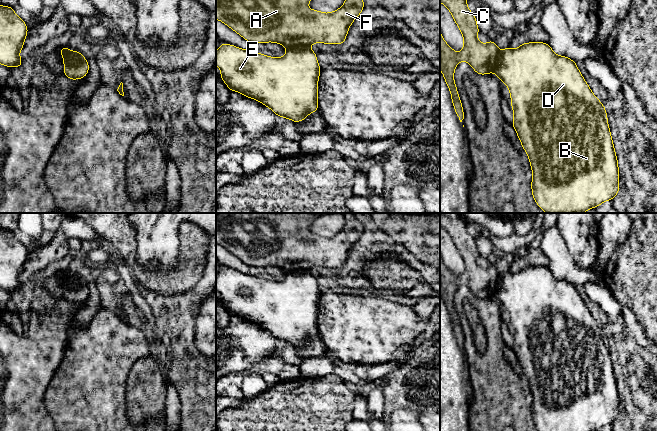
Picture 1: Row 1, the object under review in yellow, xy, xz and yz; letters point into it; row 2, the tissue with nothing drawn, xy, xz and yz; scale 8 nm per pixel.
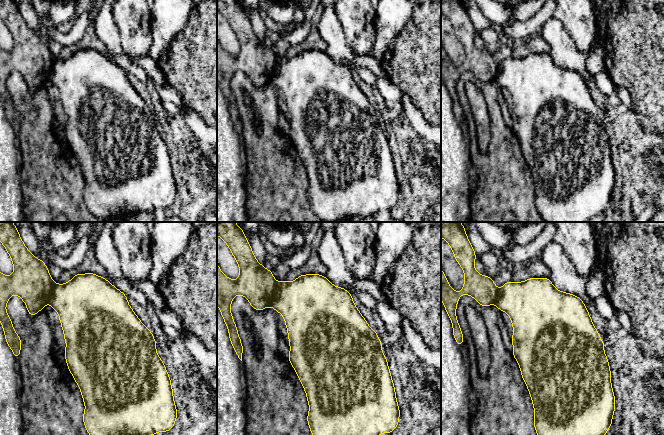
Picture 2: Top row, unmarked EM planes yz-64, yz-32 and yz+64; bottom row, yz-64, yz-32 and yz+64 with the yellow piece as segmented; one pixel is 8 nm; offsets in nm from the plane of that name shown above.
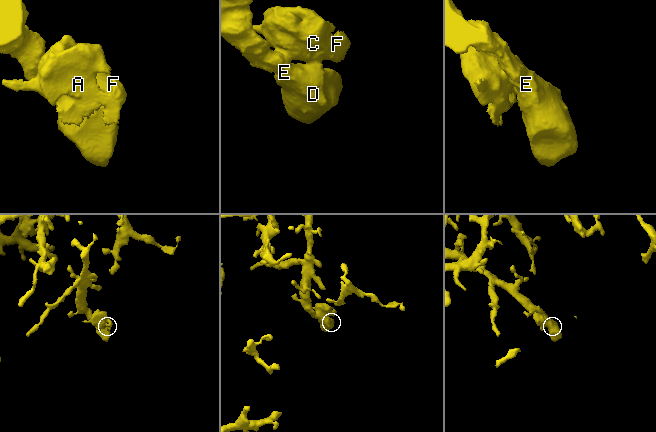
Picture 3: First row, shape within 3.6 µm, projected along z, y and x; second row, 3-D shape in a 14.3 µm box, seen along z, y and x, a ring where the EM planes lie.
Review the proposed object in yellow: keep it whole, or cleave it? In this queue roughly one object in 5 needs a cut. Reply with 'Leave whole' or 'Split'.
Split

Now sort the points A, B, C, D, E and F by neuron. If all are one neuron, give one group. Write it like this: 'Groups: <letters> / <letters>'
Groups: A C F / B D E

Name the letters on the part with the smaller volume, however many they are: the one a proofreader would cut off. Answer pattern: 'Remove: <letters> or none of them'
Remove: A, C, F

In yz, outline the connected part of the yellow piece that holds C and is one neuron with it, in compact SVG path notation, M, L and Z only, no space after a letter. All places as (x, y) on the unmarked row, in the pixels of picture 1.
M440 213L440 226L450 235L463 259L463 273L455 276L440 255L440 294L451 317L454 334L462 346L464 334L454 305L457 288L465 285L479 299L493 297L499 286L500 274L492 264L483 268L477 263L480 255L476 241L468 232L467 222L458 213Z

